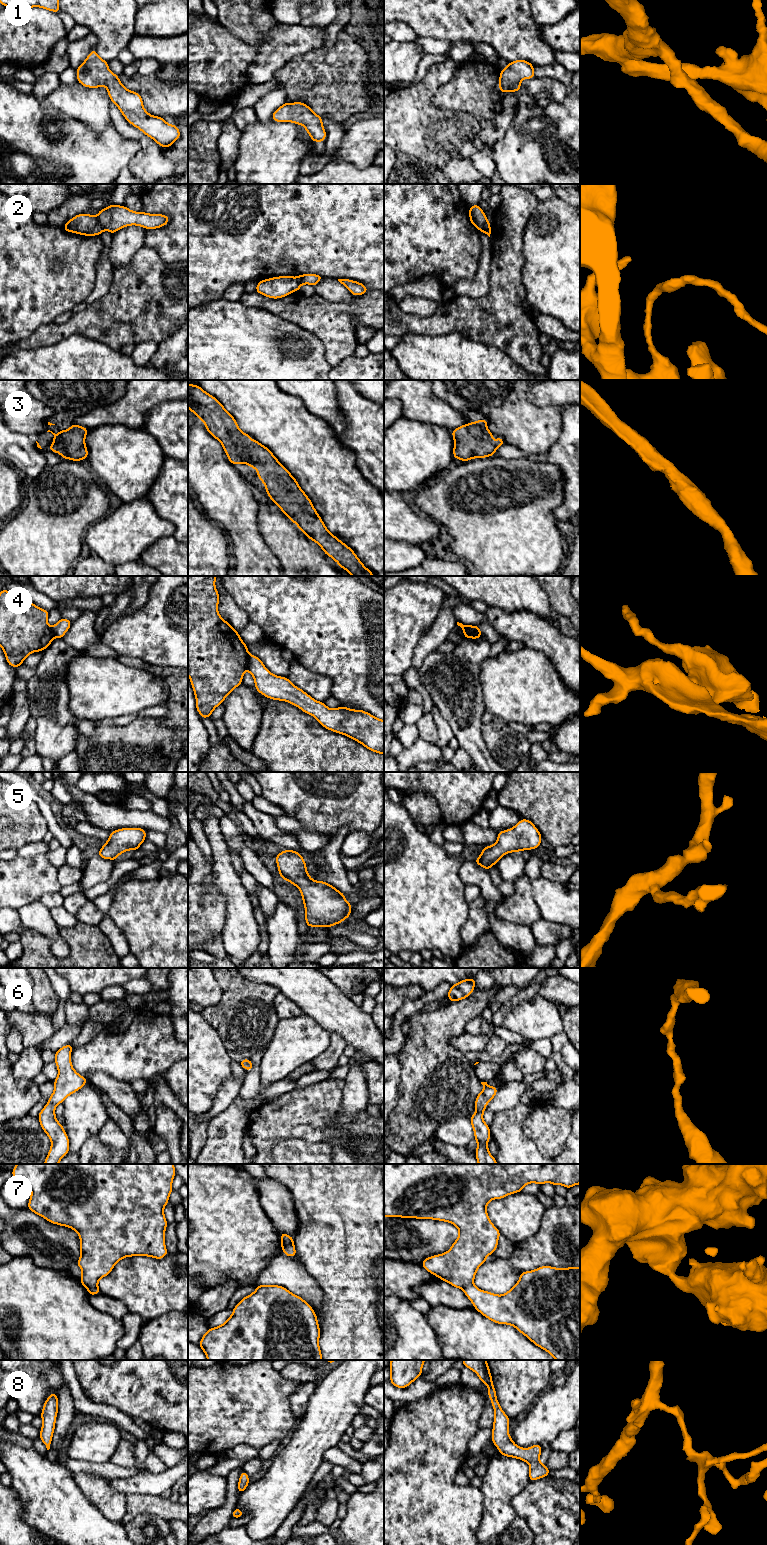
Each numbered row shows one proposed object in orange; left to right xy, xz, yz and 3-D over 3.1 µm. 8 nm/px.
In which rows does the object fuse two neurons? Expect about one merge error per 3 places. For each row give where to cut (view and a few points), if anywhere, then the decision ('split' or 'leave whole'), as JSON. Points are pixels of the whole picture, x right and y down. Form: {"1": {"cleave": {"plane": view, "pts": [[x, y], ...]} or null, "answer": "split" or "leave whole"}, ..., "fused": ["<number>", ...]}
{"1": {"cleave": null, "answer": "leave whole"}, "2": {"cleave": {"plane": "xy", "pts": [[96, 217], [104, 229]]}, "answer": "split"}, "3": {"cleave": null, "answer": "leave whole"}, "4": {"cleave": {"plane": "yz", "pts": [[463, 626], [466, 633], [480, 634]]}, "answer": "split"}, "5": {"cleave": null, "answer": "leave whole"}, "6": {"cleave": null, "answer": "leave whole"}, "7": {"cleave": {"plane": "xz", "pts": [[293, 1243], [282, 1248]]}, "answer": "split"}, "8": {"cleave": null, "answer": "leave whole"}, "fused": ["2", "4", "7"]}

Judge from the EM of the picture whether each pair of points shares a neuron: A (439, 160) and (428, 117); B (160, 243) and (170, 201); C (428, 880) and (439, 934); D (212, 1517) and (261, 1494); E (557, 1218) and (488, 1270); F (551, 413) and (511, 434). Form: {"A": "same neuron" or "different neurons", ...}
{"A": "same neuron", "B": "same neuron", "C": "same neuron", "D": "different neurons", "E": "same neuron", "F": "same neuron"}

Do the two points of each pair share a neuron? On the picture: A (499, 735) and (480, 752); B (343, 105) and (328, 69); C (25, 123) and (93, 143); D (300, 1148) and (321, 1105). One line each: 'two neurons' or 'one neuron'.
A: two neurons
B: one neuron
C: one neuron
D: two neurons

